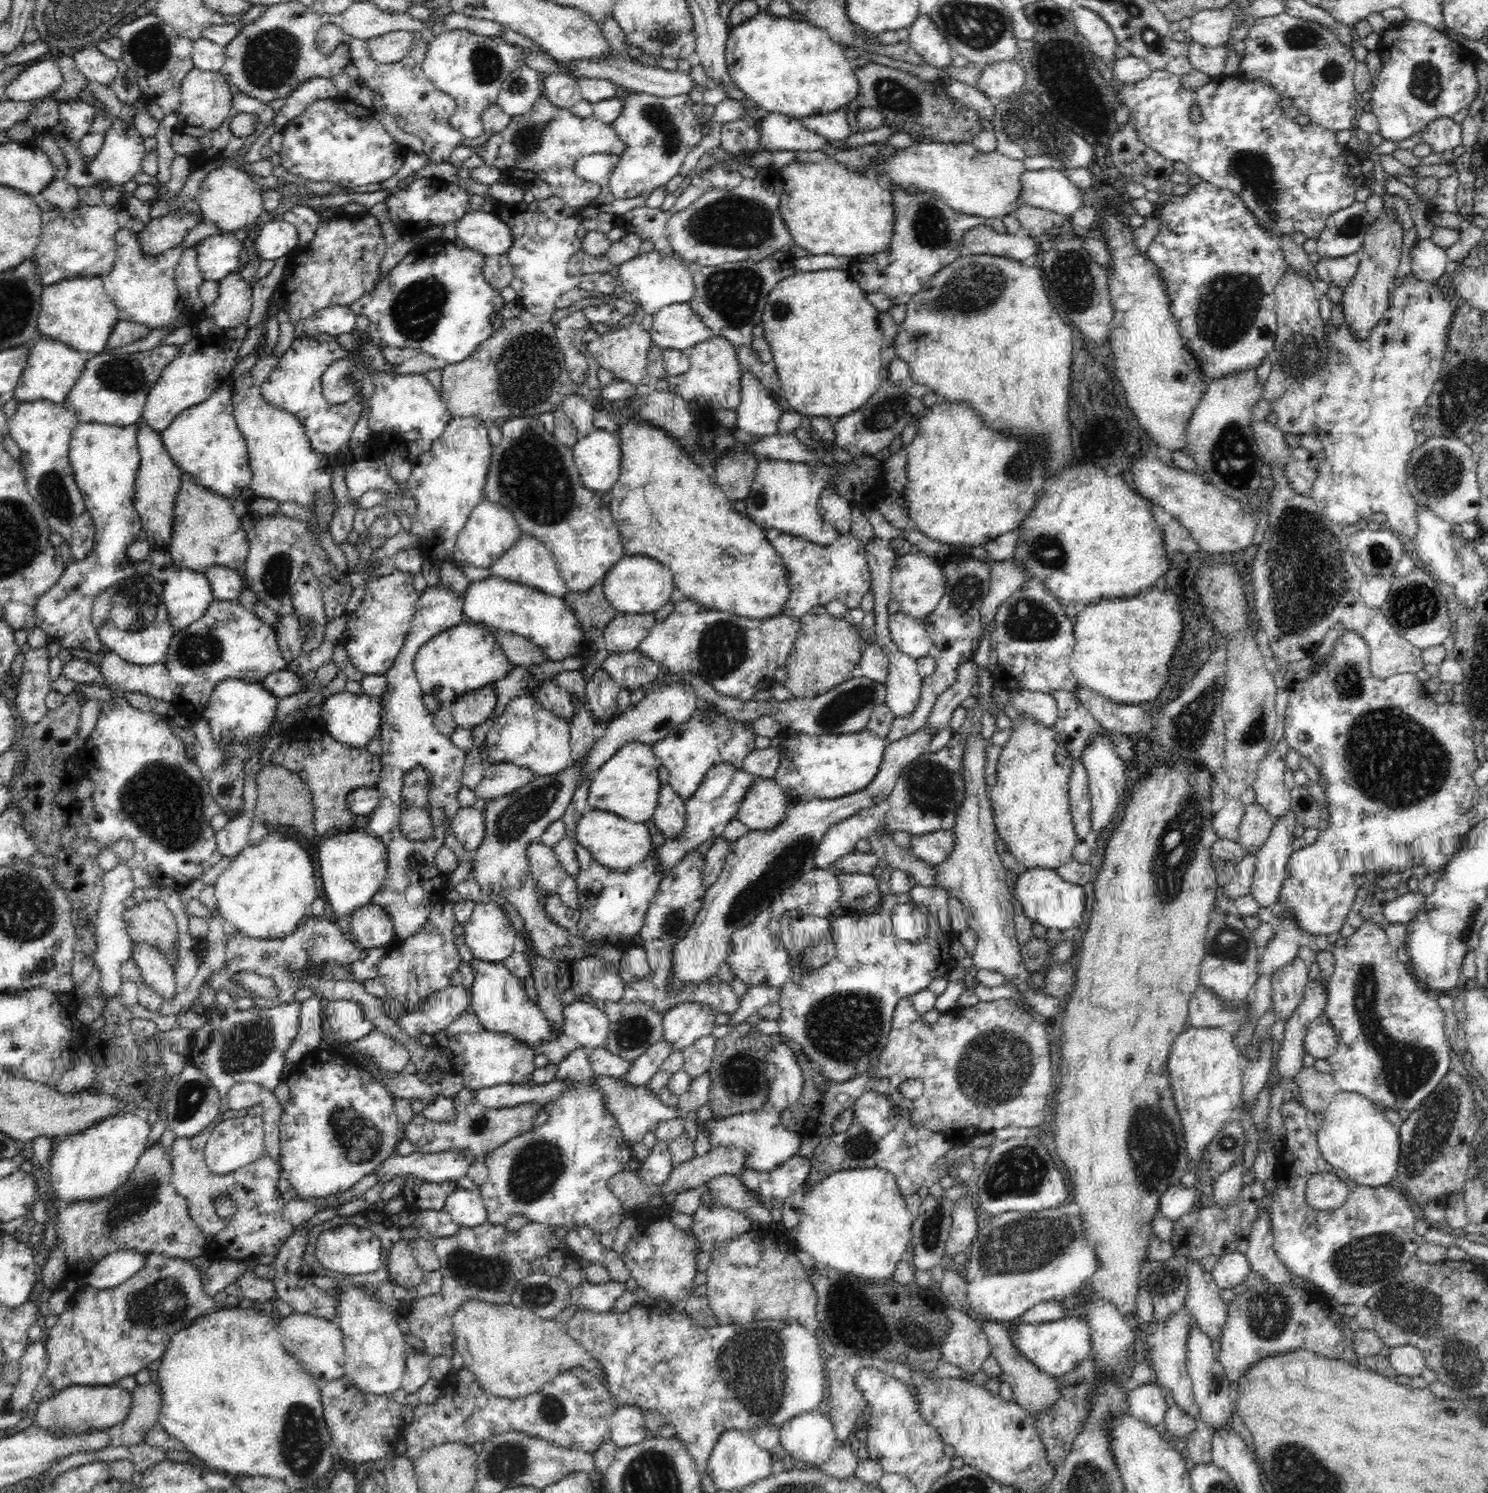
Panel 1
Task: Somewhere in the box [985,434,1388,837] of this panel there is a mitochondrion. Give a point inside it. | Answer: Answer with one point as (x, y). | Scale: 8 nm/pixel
(1190, 727)

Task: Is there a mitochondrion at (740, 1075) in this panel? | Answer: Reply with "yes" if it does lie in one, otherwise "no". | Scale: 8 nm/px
yes

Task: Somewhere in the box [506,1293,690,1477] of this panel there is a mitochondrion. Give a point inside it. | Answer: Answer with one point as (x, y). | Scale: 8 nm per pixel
(552, 1410)

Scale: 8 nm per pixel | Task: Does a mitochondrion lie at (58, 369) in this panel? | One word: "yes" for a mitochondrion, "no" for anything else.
no

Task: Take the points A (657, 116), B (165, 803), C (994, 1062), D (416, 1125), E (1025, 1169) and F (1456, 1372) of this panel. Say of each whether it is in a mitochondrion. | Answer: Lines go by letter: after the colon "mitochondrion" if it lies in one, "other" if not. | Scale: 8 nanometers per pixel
A: mitochondrion
B: mitochondrion
C: mitochondrion
D: other
E: mitochondrion
F: mitochondrion

